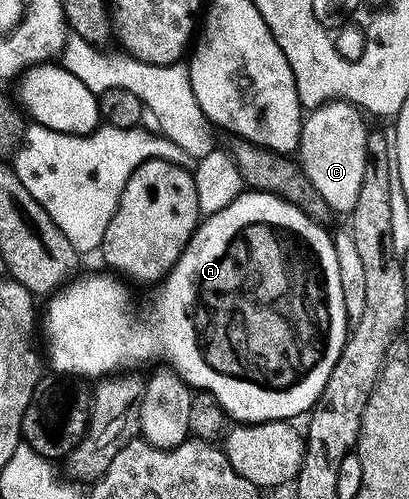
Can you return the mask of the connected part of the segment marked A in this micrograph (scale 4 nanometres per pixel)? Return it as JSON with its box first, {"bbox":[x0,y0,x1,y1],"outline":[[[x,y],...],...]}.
{"bbox":[42,191,350,425],"outline":[[[244,191],[235,197],[222,211],[207,214],[192,233],[190,243],[182,251],[178,263],[169,271],[167,277],[155,286],[148,306],[139,313],[132,306],[132,297],[125,282],[119,276],[109,275],[107,272],[96,273],[93,277],[80,277],[69,280],[59,291],[51,294],[48,310],[42,313],[42,329],[48,336],[48,353],[52,356],[52,365],[60,373],[72,373],[73,378],[103,379],[109,375],[119,374],[125,370],[130,361],[136,365],[139,361],[156,361],[159,357],[166,357],[171,368],[178,376],[183,377],[193,390],[209,393],[224,409],[233,422],[257,425],[263,421],[291,422],[292,417],[299,413],[307,414],[323,393],[327,380],[334,365],[342,355],[345,341],[348,340],[350,324],[346,313],[346,306],[342,297],[341,276],[338,273],[338,260],[335,255],[333,234],[323,229],[321,222],[305,213],[293,201],[278,197],[274,193],[259,191]]]}

